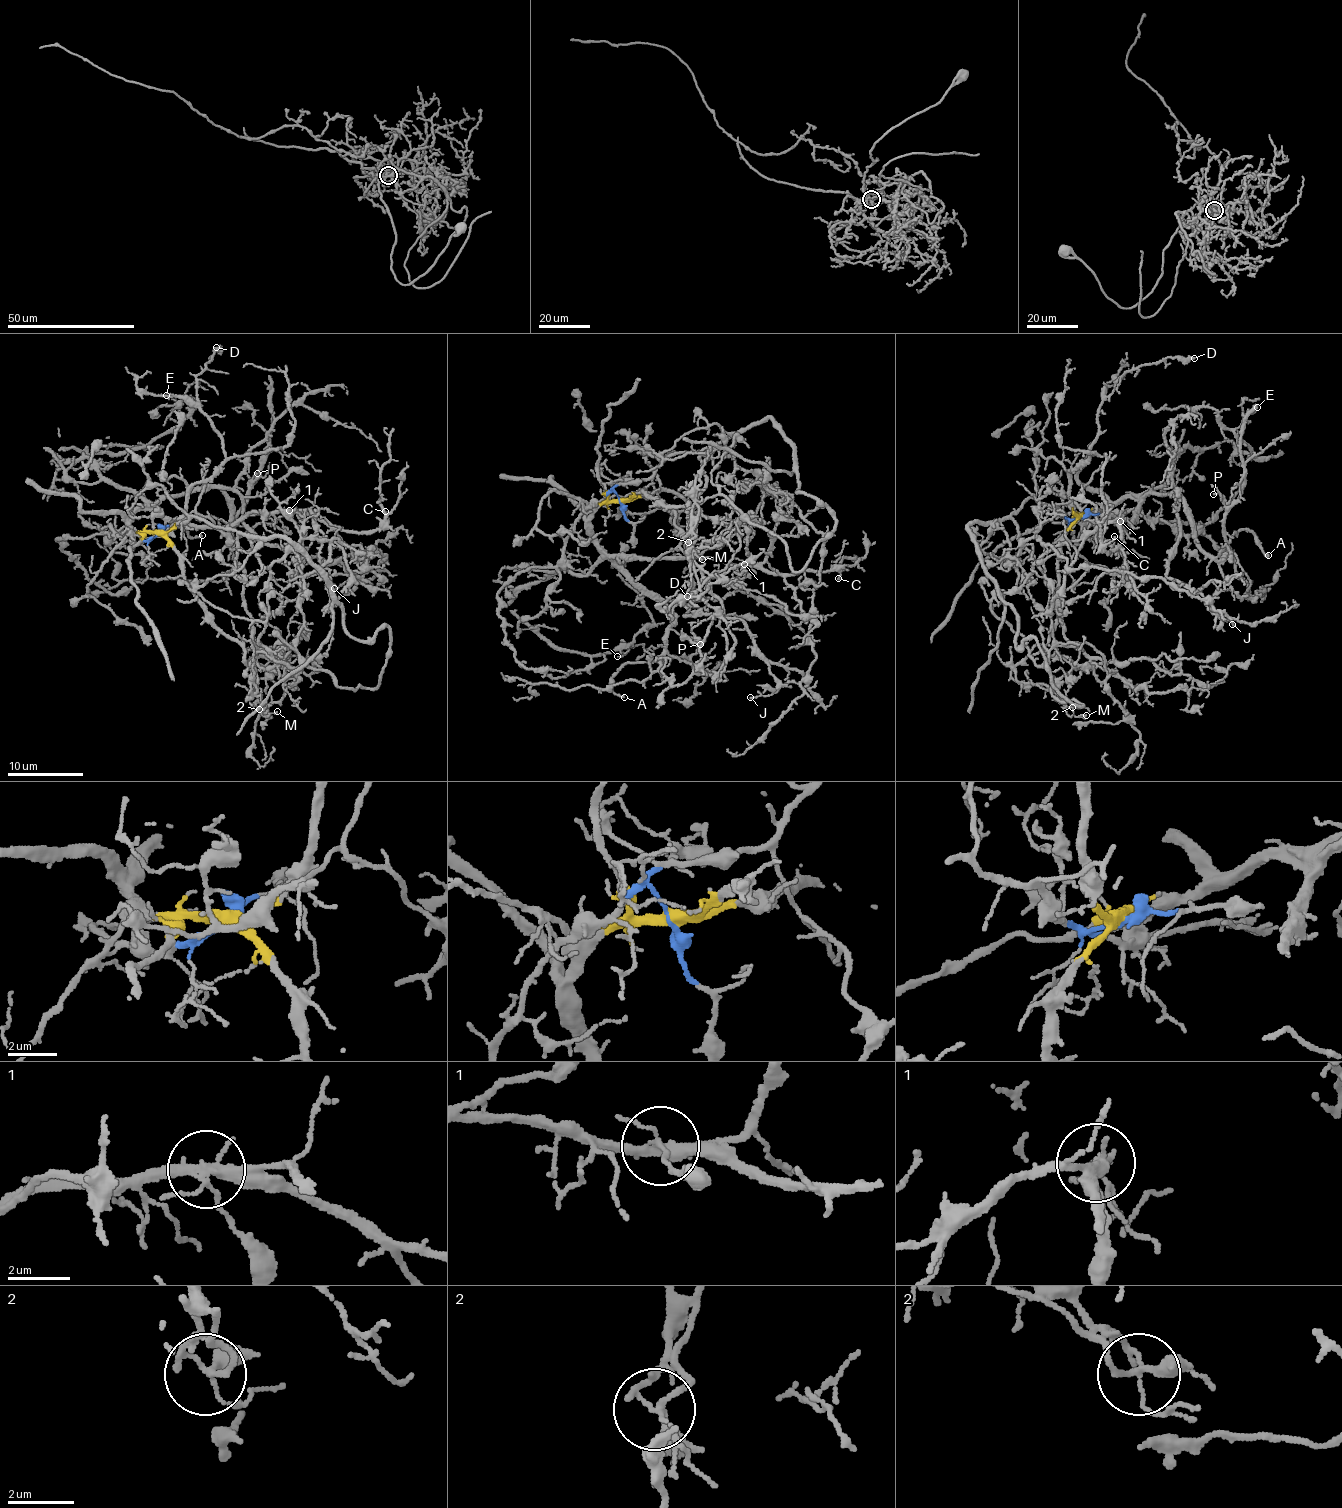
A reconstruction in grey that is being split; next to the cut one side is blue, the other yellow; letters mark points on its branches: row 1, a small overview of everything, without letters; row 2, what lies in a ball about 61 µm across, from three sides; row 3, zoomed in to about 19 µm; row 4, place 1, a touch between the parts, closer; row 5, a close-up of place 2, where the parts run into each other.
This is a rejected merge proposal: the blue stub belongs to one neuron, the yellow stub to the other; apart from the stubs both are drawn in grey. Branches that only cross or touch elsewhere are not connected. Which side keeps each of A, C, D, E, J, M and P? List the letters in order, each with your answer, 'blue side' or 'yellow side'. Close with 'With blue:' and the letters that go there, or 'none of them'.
A: yellow side
C: yellow side
D: yellow side
E: yellow side
J: yellow side
M: yellow side
P: yellow side
With blue: none of them

